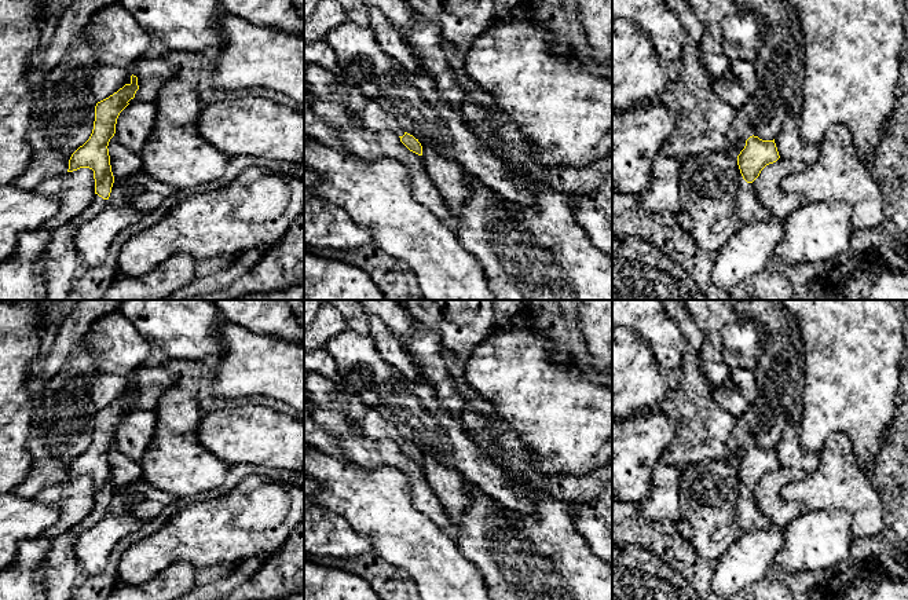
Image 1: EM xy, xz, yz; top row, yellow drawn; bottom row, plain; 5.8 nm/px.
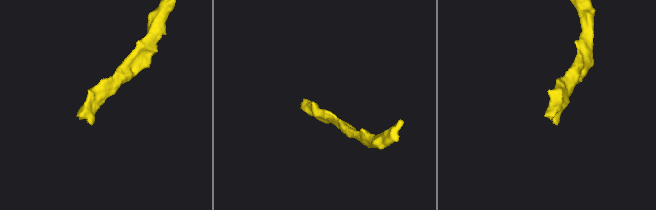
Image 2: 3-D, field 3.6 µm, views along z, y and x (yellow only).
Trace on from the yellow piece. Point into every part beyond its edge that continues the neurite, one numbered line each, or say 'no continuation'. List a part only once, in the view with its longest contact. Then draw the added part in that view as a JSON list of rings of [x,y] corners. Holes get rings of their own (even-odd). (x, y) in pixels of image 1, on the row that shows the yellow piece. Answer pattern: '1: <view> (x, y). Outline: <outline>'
1: xy (57, 266). Outline: [[[95,194],[92,204],[78,216],[52,231],[48,249],[36,261],[36,272],[44,281],[43,300],[67,300],[67,294],[73,286],[73,275],[78,266],[73,244],[74,235],[106,204],[107,200]]]

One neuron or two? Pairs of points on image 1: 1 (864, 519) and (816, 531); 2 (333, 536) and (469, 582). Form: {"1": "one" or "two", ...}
{"1": "two", "2": "two"}

